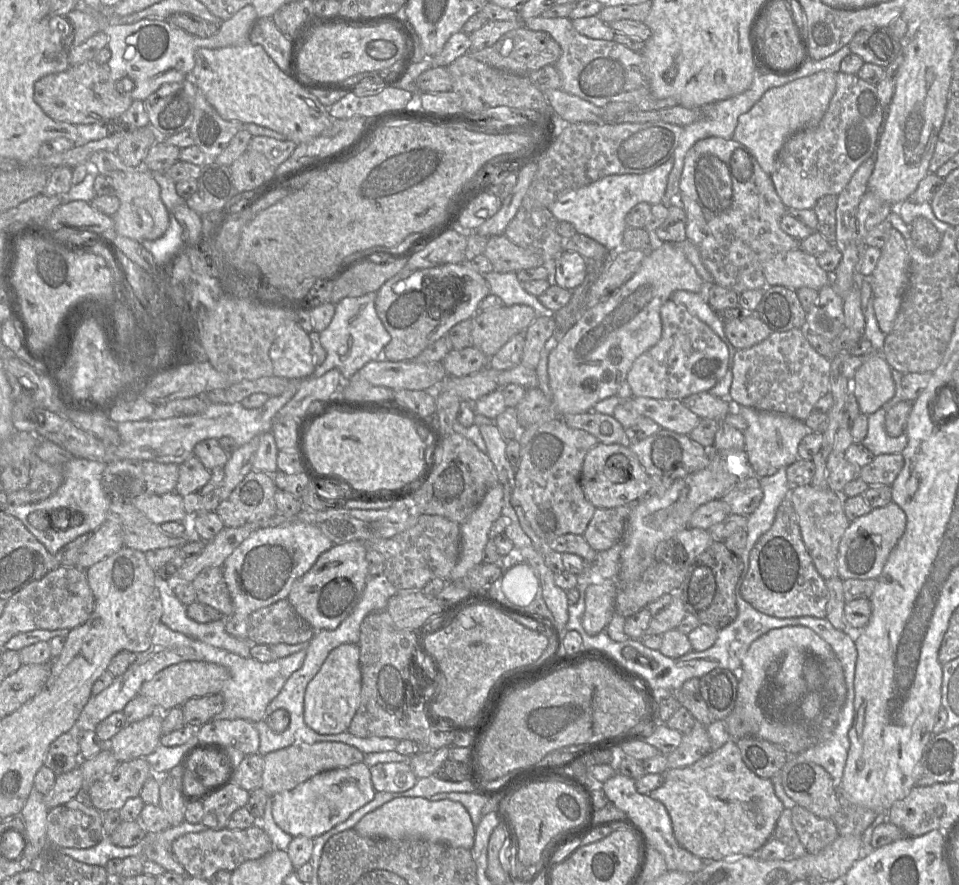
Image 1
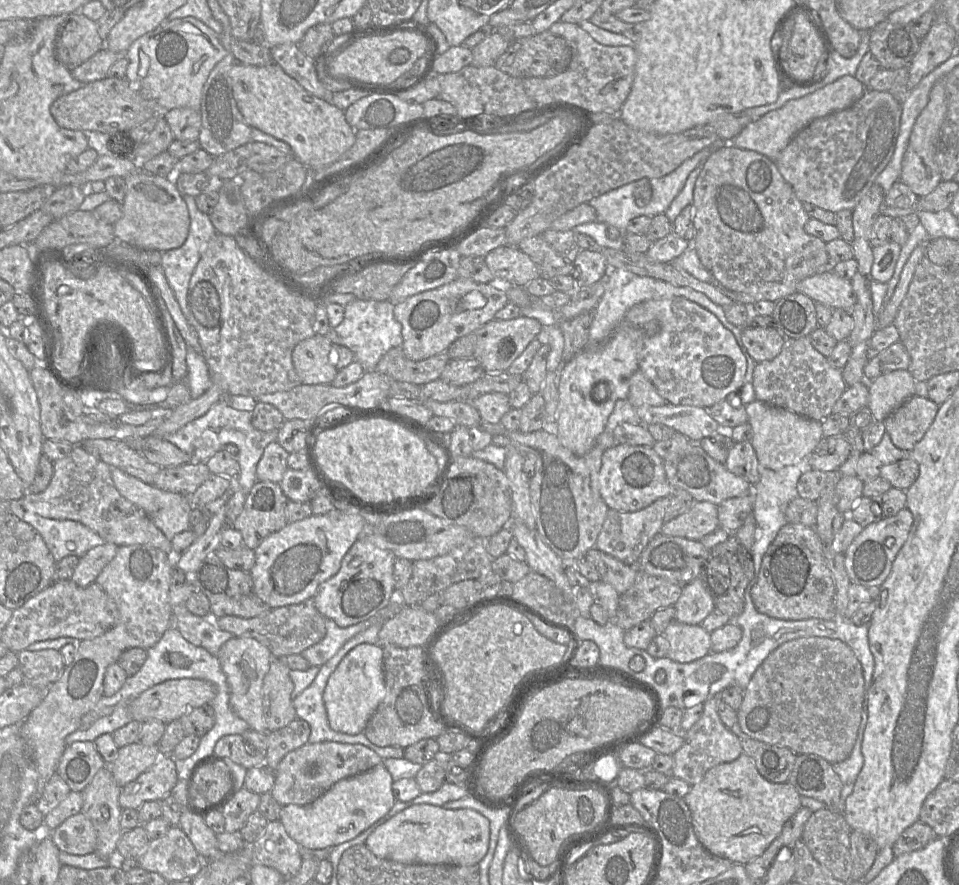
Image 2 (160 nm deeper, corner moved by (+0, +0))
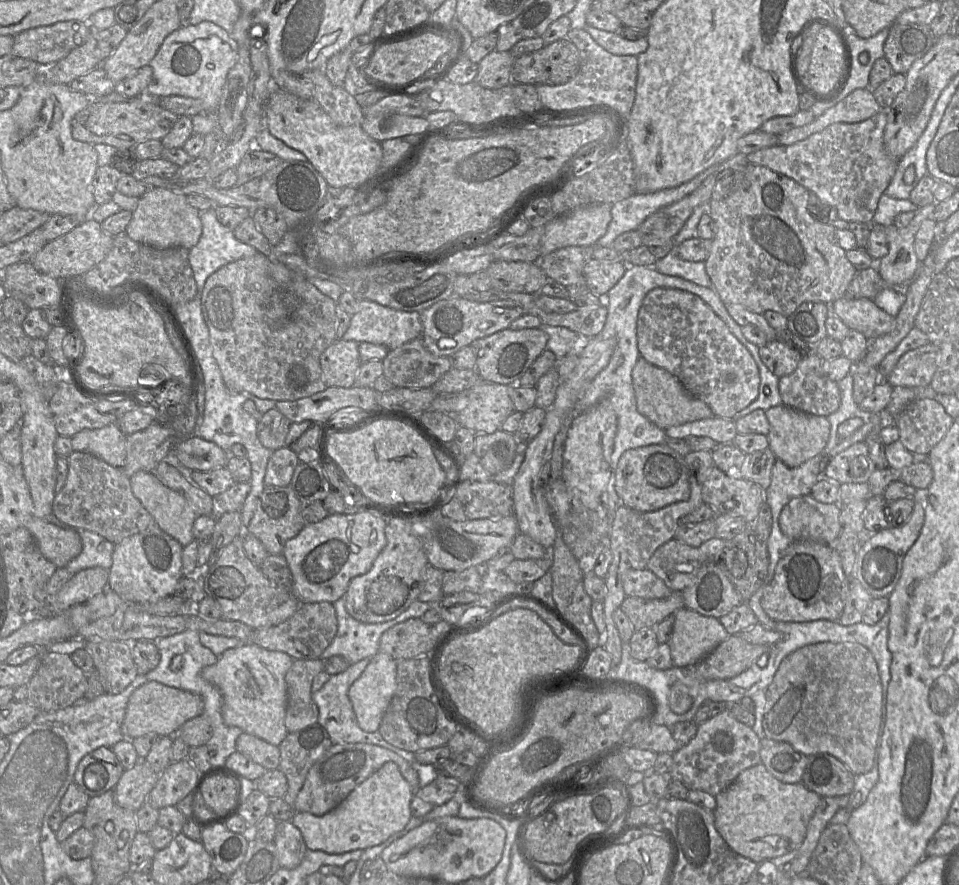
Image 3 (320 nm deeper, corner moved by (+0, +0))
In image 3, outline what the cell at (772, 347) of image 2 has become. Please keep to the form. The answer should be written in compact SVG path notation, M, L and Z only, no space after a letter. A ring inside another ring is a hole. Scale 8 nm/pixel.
M782 340L768 341L759 347L759 354L765 366L778 378L793 373L802 358Z

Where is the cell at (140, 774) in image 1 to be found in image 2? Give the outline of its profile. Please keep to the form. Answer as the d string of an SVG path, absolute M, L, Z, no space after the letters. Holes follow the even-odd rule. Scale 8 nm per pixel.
M171 756L160 758L137 779L121 788L119 804L122 809L139 807L148 801L161 801L171 795L179 779L184 779L185 769L181 771L179 760Z

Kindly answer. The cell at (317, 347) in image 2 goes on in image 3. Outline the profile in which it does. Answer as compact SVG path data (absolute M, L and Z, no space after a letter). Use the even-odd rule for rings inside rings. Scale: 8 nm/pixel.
M338 339L320 356L322 380L327 387L350 388L362 364L356 341Z

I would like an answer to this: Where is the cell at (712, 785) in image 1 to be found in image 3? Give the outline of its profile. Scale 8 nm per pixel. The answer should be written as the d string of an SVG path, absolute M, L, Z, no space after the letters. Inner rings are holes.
M761 763L742 771L715 799L713 813L717 831L734 852L758 864L800 847L822 797L802 783L779 781Z

